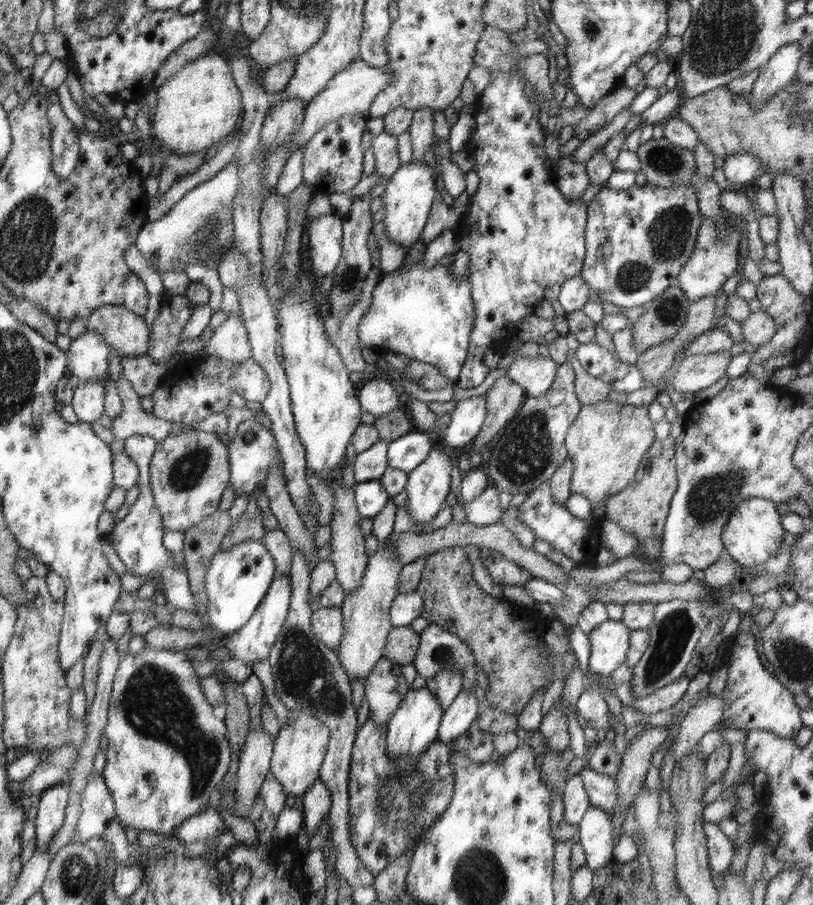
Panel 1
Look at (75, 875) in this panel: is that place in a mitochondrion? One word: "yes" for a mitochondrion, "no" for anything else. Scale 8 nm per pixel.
yes

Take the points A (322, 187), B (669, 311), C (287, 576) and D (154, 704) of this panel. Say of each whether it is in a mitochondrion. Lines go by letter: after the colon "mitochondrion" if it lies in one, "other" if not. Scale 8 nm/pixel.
A: other
B: mitochondrion
C: other
D: mitochondrion

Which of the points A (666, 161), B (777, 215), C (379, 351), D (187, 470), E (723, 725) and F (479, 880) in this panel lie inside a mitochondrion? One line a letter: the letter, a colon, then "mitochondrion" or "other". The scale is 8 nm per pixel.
A: mitochondrion
B: other
C: other
D: mitochondrion
E: other
F: mitochondrion

